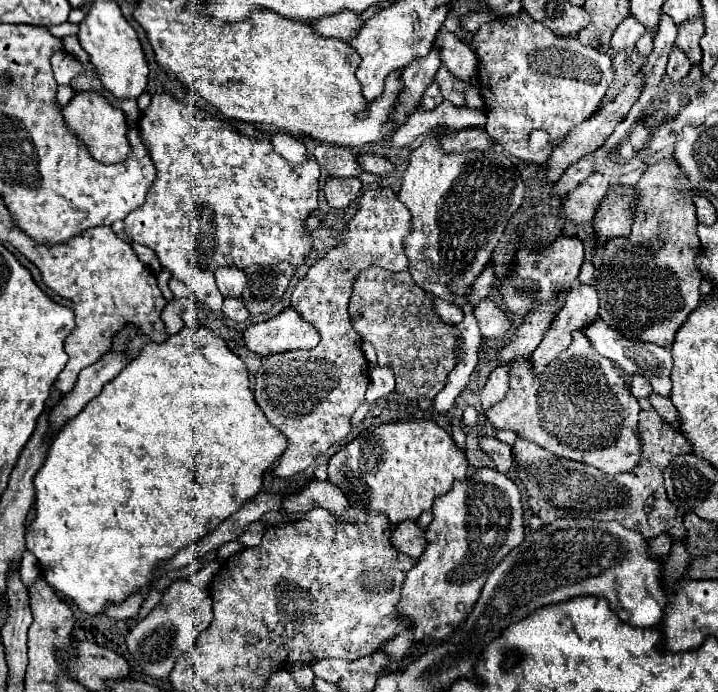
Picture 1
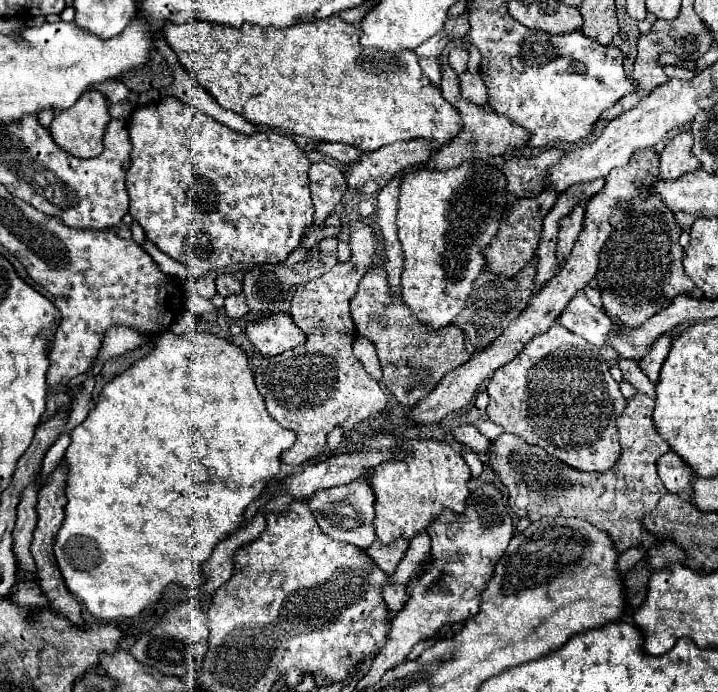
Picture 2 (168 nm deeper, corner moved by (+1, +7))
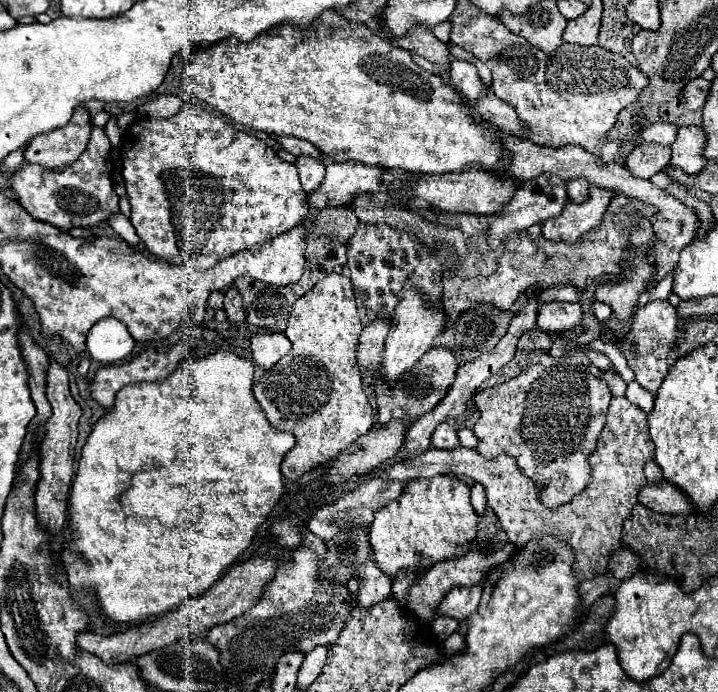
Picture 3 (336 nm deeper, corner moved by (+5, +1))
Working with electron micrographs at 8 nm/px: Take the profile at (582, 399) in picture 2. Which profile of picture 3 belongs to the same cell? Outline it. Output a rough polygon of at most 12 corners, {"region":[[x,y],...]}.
{"region":[[581,349],[475,393],[477,451],[553,509],[589,483],[611,395]]}

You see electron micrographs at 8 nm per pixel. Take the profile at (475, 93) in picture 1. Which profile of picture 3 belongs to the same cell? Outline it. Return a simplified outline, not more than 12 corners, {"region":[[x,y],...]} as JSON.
{"region":[[465,59],[451,63],[451,81],[469,101],[479,99],[487,87],[477,67]]}

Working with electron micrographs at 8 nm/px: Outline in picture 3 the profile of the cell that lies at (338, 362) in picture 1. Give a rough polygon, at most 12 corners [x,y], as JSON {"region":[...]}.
{"region":[[351,279],[295,301],[253,385],[297,481],[373,427]]}

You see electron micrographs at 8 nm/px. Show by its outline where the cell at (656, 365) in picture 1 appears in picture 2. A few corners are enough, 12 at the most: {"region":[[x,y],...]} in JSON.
{"region":[[583,291],[567,303],[559,325],[597,347],[619,333]]}

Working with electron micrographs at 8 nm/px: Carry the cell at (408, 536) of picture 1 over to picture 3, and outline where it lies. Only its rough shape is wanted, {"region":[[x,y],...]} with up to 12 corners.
{"region":[[369,561],[359,571],[357,603],[371,607],[391,593],[391,579]]}

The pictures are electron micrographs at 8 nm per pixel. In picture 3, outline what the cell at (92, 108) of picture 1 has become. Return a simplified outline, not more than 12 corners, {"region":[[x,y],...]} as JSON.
{"region":[[81,105],[61,131],[37,135],[25,159],[47,169],[85,151],[91,115]]}

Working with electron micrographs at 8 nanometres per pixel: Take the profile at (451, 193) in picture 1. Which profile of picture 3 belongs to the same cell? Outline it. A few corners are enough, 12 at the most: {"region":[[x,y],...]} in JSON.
{"region":[[405,287],[385,339],[381,373],[399,377],[445,329],[441,303]]}

